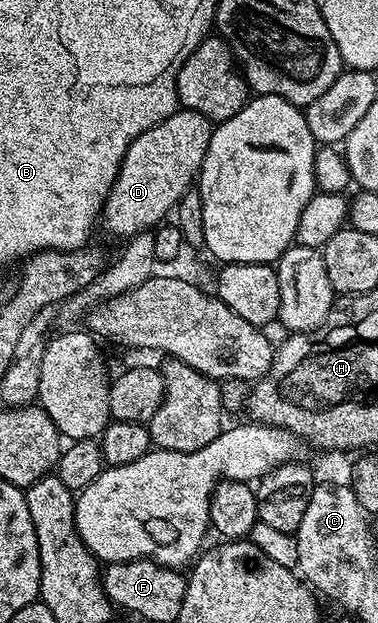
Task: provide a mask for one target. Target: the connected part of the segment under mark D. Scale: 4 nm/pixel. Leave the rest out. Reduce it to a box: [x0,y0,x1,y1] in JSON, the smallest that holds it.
[99,109,214,241]

